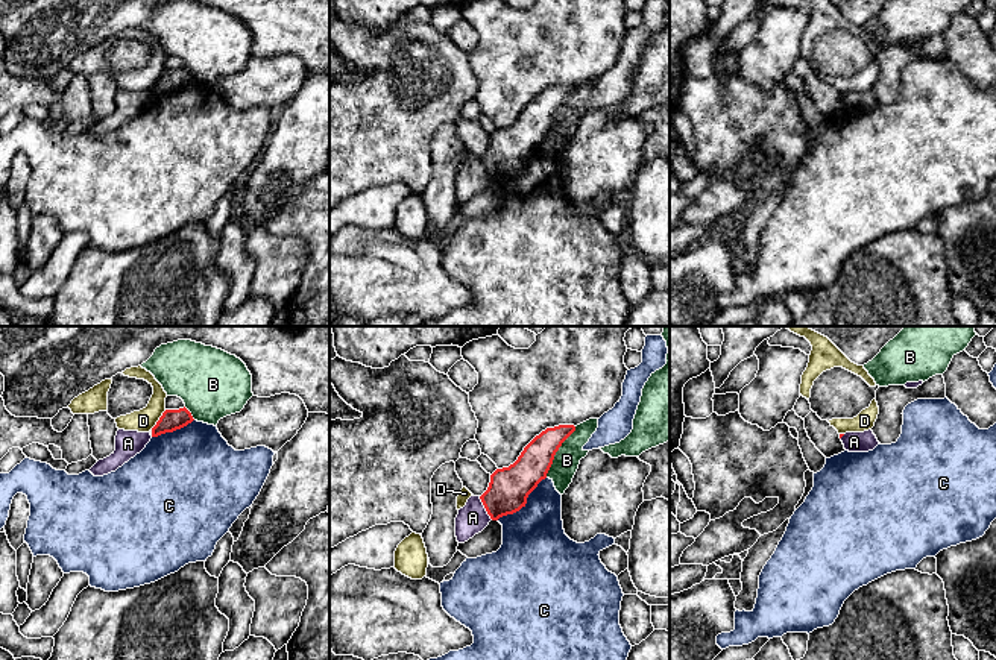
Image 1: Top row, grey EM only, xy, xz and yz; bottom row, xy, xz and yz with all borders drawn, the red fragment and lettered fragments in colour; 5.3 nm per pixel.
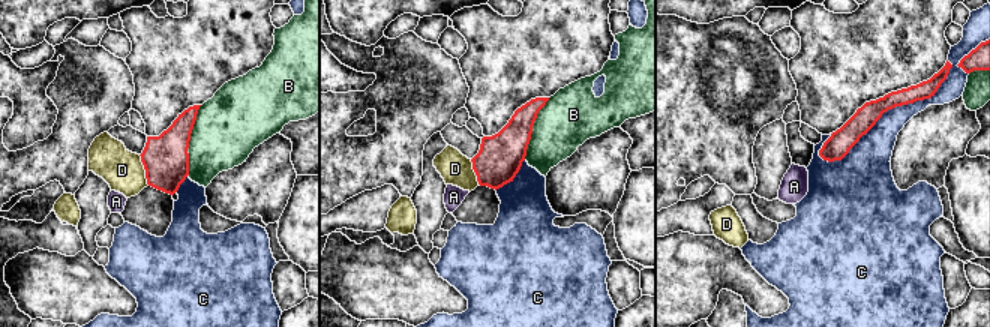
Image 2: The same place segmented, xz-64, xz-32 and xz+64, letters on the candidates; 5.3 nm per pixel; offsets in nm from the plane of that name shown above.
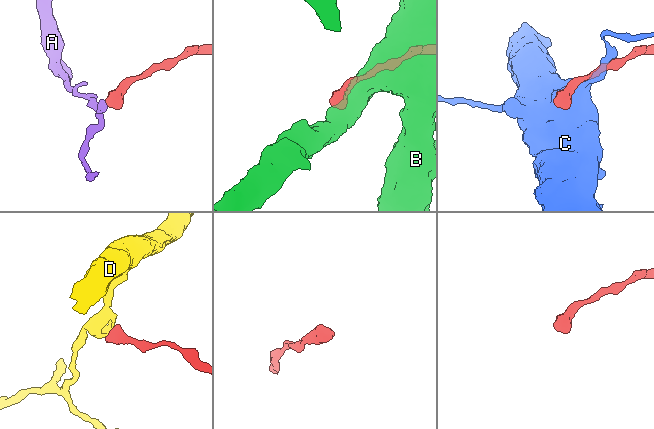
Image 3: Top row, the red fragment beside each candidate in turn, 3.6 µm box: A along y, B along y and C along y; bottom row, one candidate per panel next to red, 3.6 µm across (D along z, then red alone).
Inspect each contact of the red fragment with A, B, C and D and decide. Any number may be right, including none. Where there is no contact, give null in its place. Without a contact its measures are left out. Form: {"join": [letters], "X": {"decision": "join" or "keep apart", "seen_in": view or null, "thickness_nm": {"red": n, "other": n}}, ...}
{"join": [], "A": {"decision": "keep apart", "seen_in": "xz", "thickness_nm": {"red": 220, "other": 160}}, "B": {"decision": "keep apart", "seen_in": "xz", "thickness_nm": {"red": 180, "other": 140}}, "C": {"decision": "keep apart", "seen_in": "xz", "thickness_nm": {"red": 220, "other": 360}}, "D": {"decision": "keep apart", "seen_in": "xy", "thickness_nm": {"red": 120, "other": 120}}}

